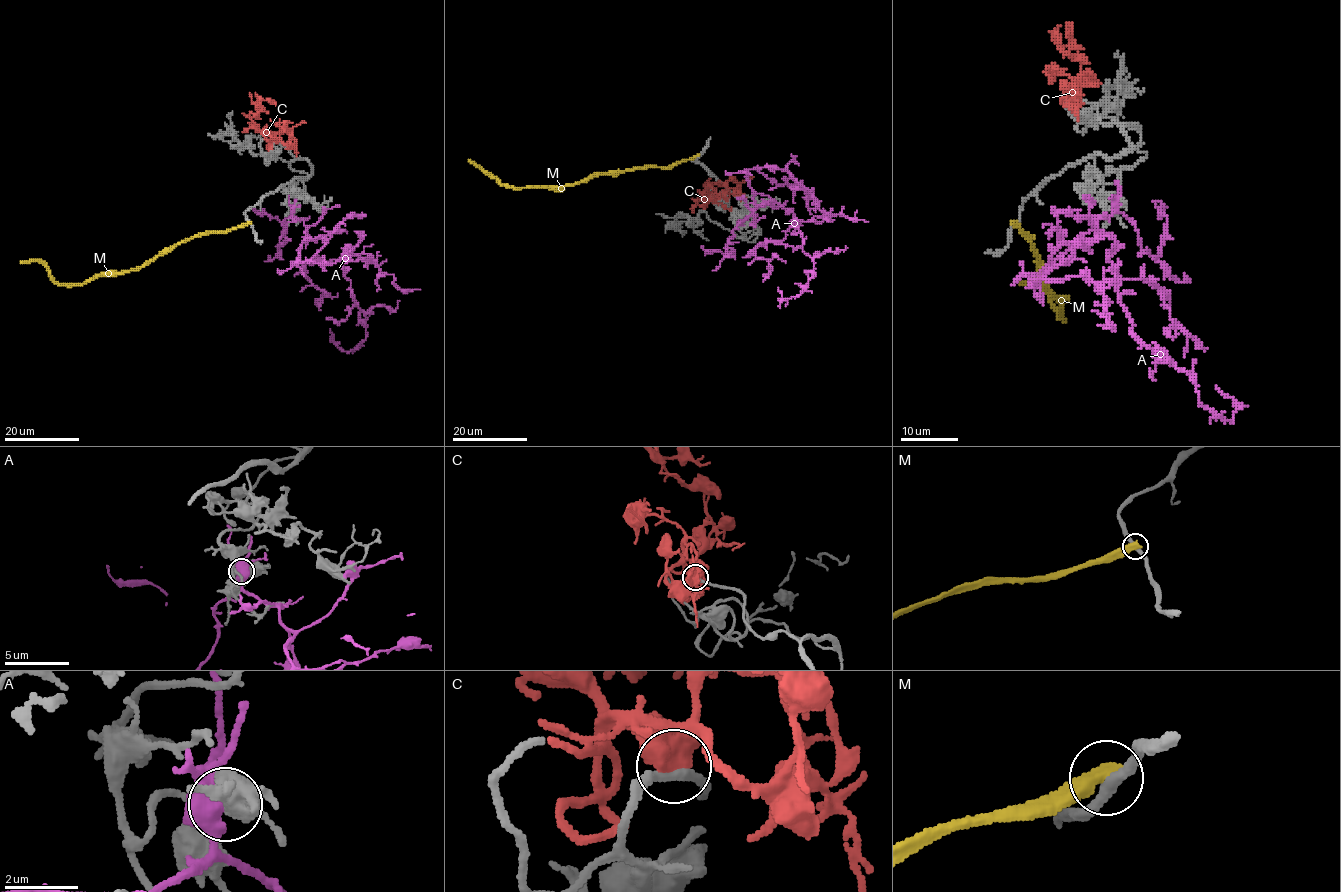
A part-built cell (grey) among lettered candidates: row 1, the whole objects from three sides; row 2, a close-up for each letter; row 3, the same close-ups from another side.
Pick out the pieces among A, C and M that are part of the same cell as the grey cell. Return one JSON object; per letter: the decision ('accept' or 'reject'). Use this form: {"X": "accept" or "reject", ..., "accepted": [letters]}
{"A": "reject", "C": "accept", "M": "reject", "accepted": ["C"]}

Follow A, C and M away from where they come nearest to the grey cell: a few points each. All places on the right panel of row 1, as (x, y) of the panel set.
A: (1118, 203), (1030, 285), (1115, 281), (1114, 271), (1131, 333), (1229, 421), (1235, 402), (1216, 386)
C: (1077, 98), (1075, 92), (1084, 79), (1079, 56), (1078, 53), (1074, 57), (1068, 55), (1059, 42)
M: (1015, 223), (1030, 239), (1040, 279), (1061, 301), (1062, 318), (1052, 304), (1049, 291), (1040, 282), (1019, 285)

